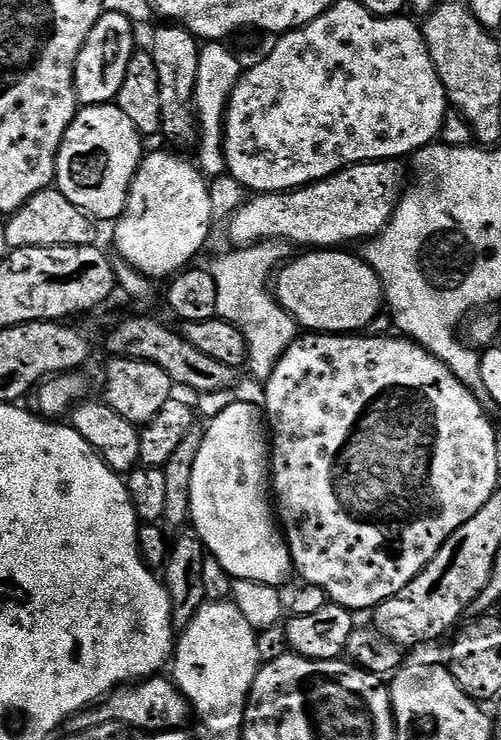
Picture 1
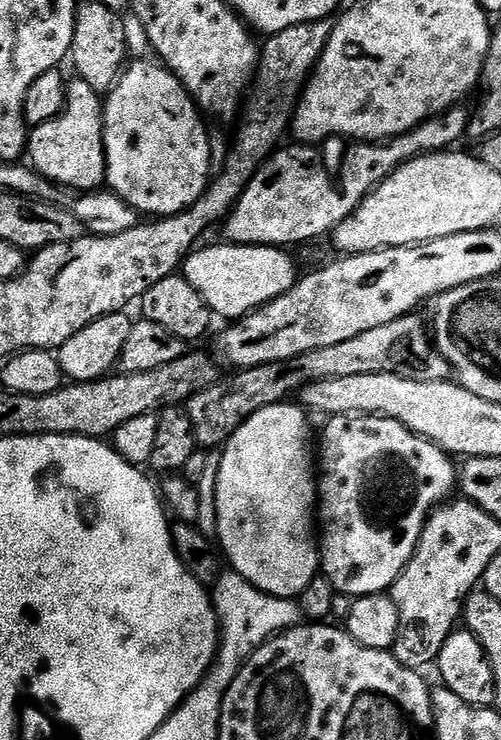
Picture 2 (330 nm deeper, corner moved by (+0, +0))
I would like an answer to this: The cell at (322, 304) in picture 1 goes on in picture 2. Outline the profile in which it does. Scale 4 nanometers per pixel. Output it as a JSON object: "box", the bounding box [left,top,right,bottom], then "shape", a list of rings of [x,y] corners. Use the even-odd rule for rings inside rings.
{"box":[182,243,298,322],"shape":[[[219,243],[213,248],[201,247],[193,251],[182,265],[183,276],[190,282],[190,286],[194,286],[194,290],[198,290],[198,294],[202,294],[202,298],[208,303],[208,309],[217,317],[225,316],[225,321],[235,322],[241,316],[247,316],[249,312],[255,312],[263,304],[286,294],[296,285],[298,279],[296,264],[287,256],[289,253],[285,249],[265,248],[254,244]]]}

